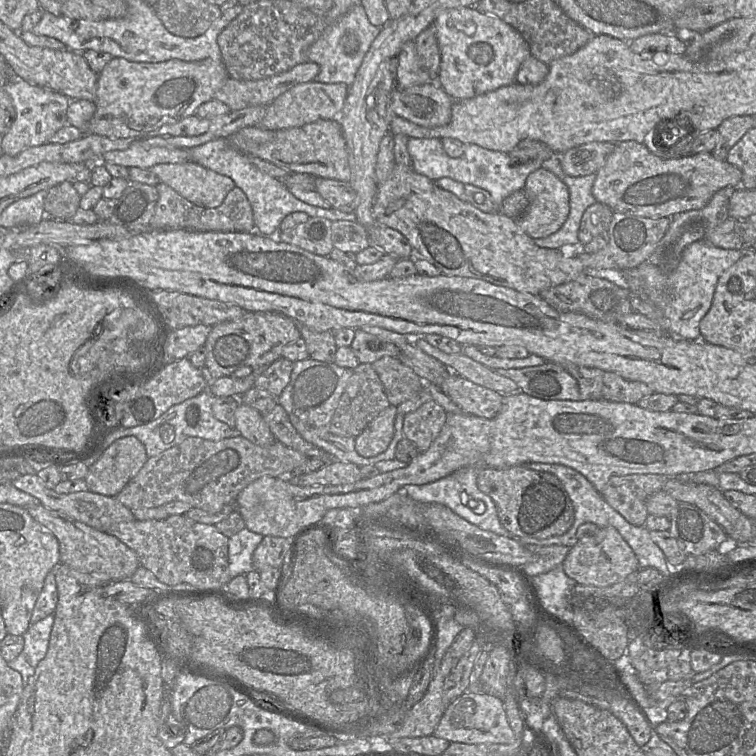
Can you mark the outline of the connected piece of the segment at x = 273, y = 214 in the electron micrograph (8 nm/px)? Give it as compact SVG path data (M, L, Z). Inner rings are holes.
M219 138L190 148L188 153L188 161L230 177L235 185L245 193L253 210L255 231L252 232L257 232L263 236L276 236L283 219L294 212L304 212L310 217L322 217L331 222L356 221L355 212L345 213L334 208L321 208L302 202L289 191L282 181L255 167L250 162L249 157L249 155L245 155L233 148L225 138Z

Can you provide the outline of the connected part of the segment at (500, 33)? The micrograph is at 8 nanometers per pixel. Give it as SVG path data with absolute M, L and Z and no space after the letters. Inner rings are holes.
M475 7L445 9L436 17L436 30L441 62L436 84L453 100L465 100L508 86L516 81L516 74L522 63L531 56L529 44L512 26L496 16L478 11Z

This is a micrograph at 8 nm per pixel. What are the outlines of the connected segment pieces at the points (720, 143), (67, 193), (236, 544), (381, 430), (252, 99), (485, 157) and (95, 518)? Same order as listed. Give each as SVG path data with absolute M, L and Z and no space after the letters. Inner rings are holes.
M752 115L733 116L724 120L716 129L718 138L711 152L713 157L718 160L725 160L729 150L752 127L754 127Z
M70 180L49 188L43 207L45 219L69 221L79 208L80 198Z
M246 527L228 539L228 570L231 577L252 571L252 555L264 536Z
M390 405L355 438L355 449L360 456L375 457L388 448L394 436L396 415L397 407Z
M308 61L286 72L260 80L245 81L228 77L225 84L215 93L214 99L225 103L230 110L268 106L295 85L314 81L319 71L318 64Z
M409 138L407 148L412 160L412 169L416 173L432 181L448 177L463 184L477 186L489 192L497 207L513 192L523 190L528 176L555 154L550 148L546 148L535 160L516 163L507 153L488 150L475 144L465 144L464 154L459 158L452 158L445 152L441 140L436 138Z
M36 474L20 476L13 480L11 484L18 490L37 498L44 507L62 512L67 516L101 532L106 532L112 525L135 520L131 510L121 504L116 497L104 496L91 491L80 491L68 494L57 493L54 489L47 488Z

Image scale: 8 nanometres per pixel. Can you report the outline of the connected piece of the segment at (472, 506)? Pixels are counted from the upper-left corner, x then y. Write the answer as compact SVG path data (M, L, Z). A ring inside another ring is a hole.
M463 467L432 483L405 486L401 488L398 493L406 494L412 499L422 503L445 505L459 517L482 530L491 531L505 537L513 537L501 524L494 501L478 489L477 475L482 468L489 467Z

